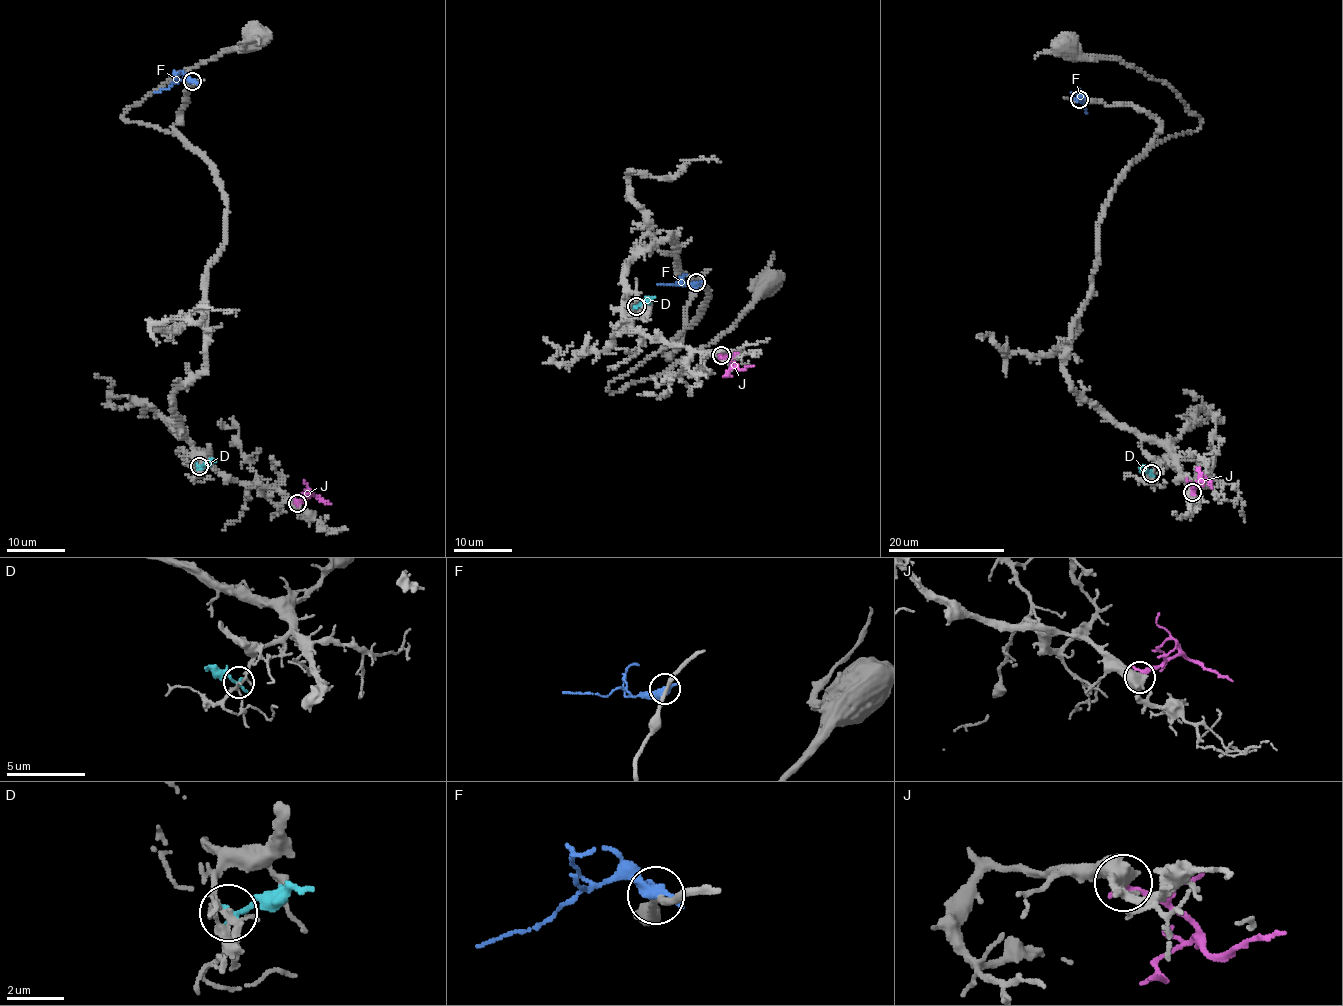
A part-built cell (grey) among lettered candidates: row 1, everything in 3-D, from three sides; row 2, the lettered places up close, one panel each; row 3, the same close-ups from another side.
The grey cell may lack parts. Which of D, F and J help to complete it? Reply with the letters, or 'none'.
J

